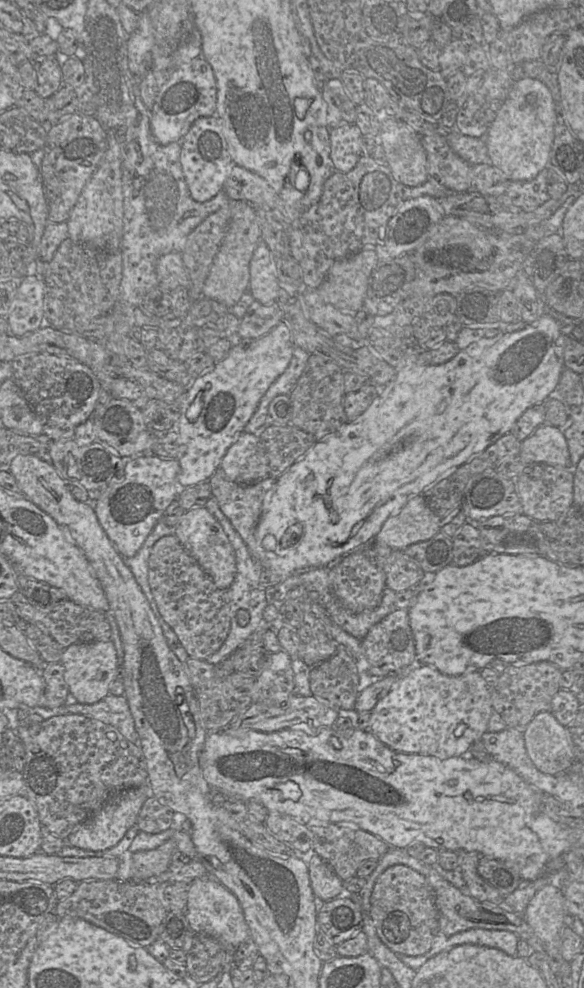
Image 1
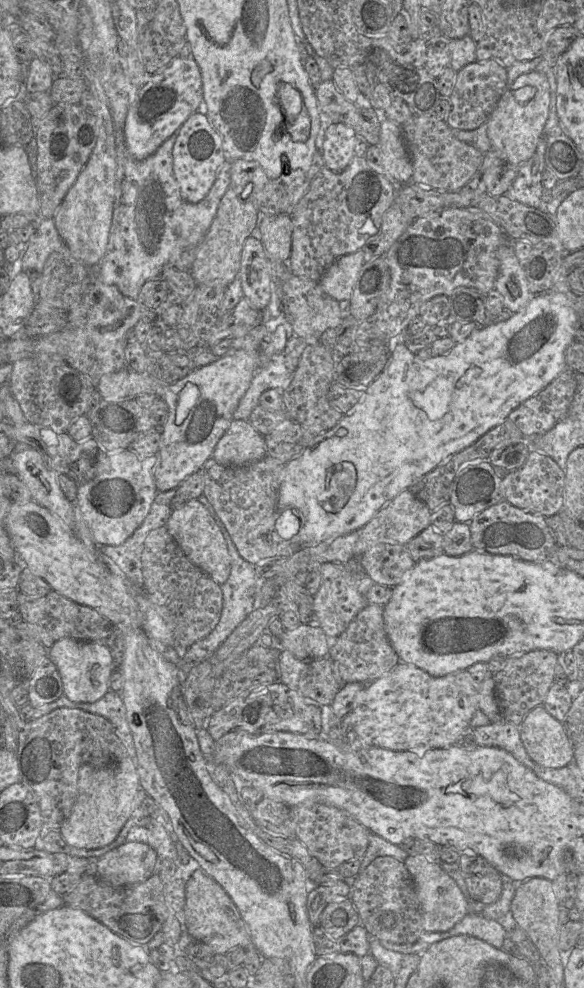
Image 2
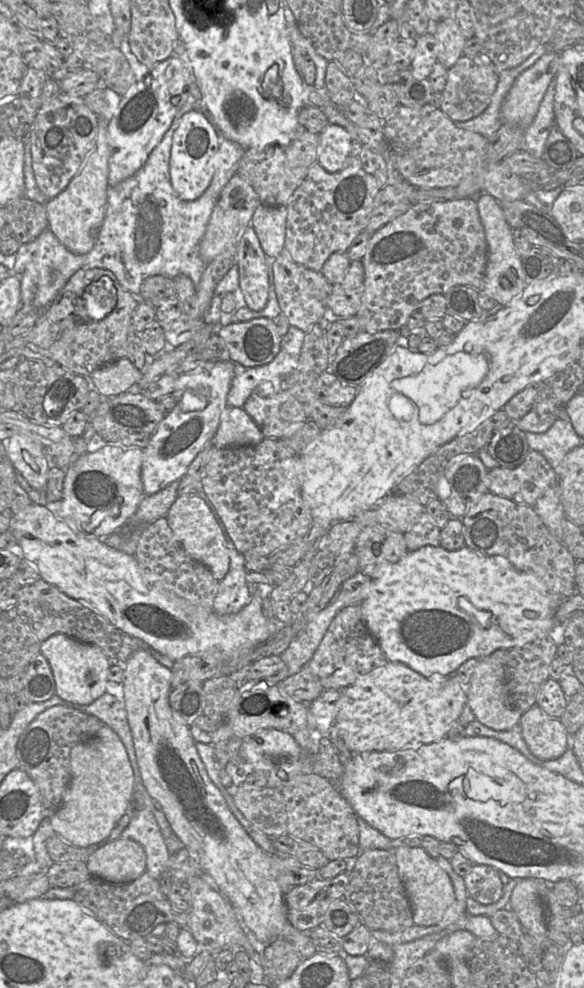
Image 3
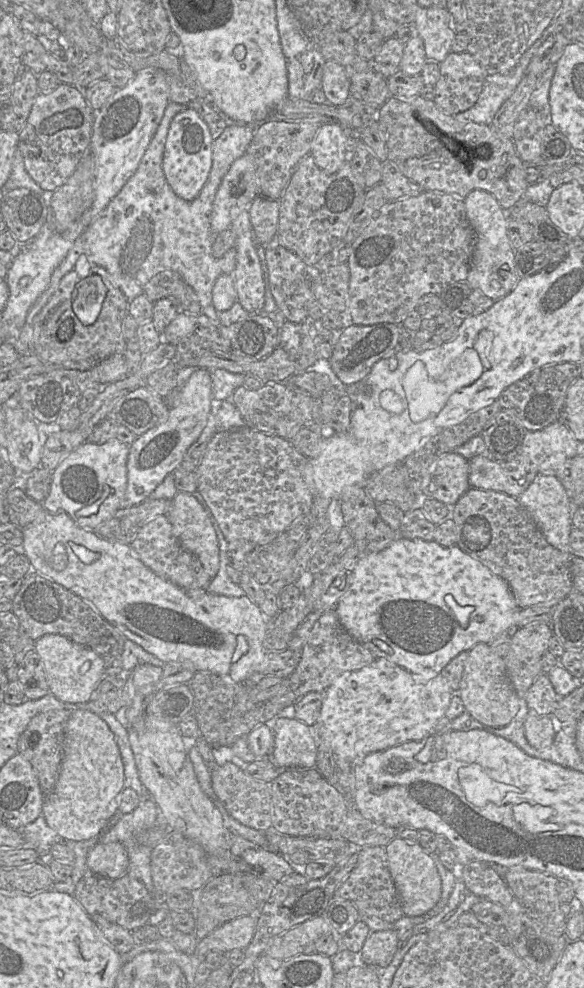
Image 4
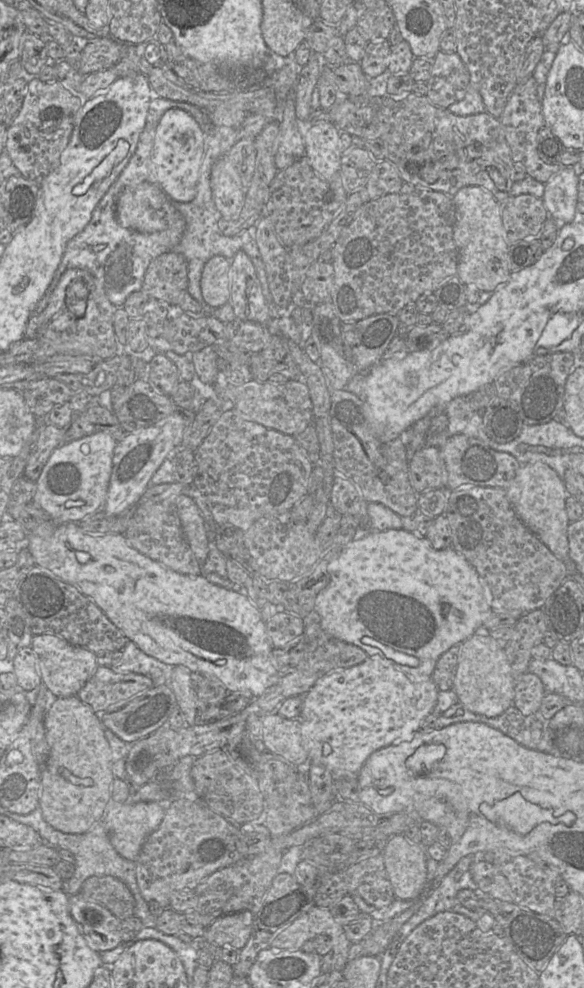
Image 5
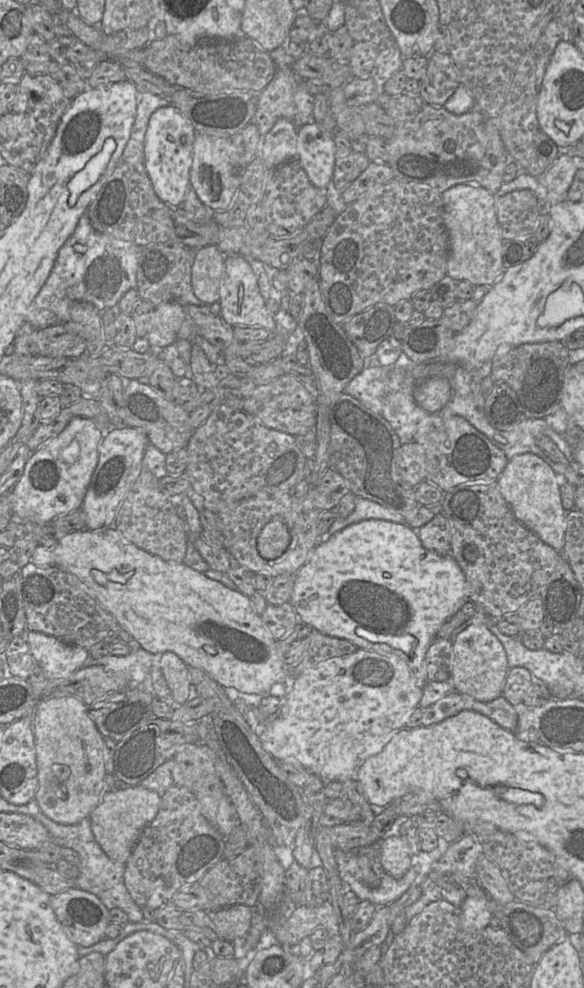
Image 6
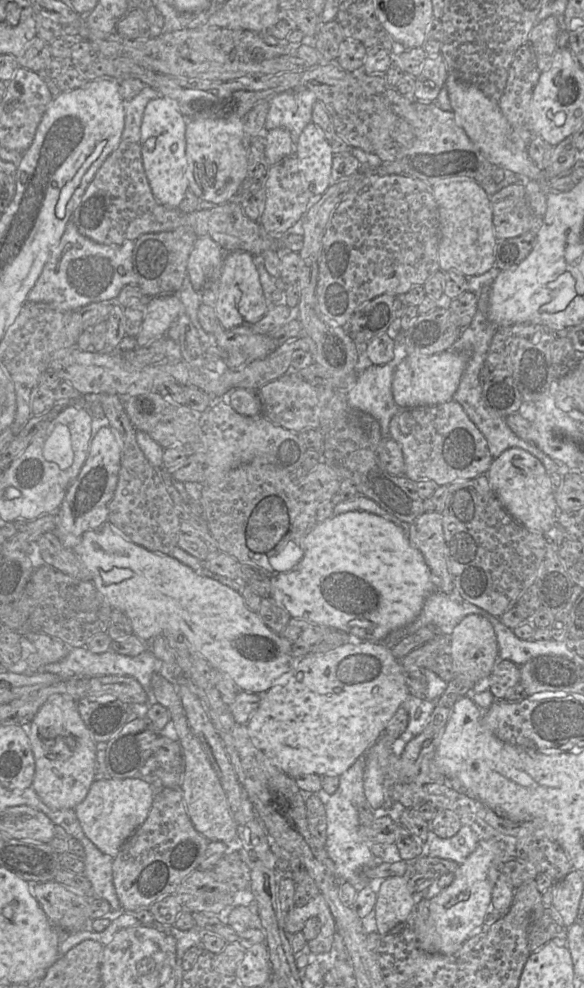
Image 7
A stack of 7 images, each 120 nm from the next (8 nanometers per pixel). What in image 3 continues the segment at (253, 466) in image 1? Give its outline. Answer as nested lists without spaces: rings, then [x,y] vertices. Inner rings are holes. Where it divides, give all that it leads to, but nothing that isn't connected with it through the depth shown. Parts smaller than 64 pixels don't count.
[[[227,406],[221,413],[211,446],[216,448],[251,446],[259,444],[264,438],[259,427],[243,408]]]

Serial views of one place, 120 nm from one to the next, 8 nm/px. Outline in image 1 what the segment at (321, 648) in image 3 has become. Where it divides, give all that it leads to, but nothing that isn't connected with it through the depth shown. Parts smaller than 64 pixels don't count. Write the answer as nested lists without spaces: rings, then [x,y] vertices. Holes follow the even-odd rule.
[[[397,609],[375,624],[361,639],[362,656],[356,659],[359,673],[384,678],[402,675],[417,662],[415,639],[410,627],[408,609]]]

